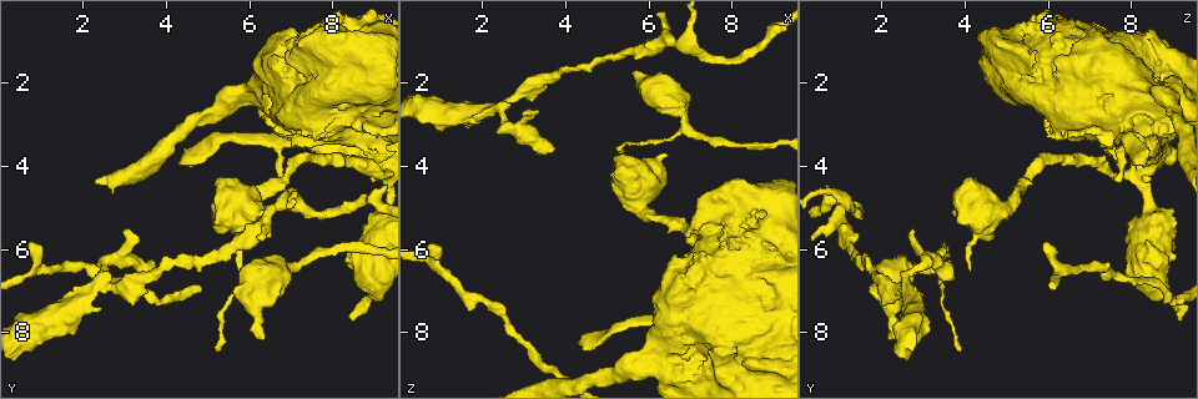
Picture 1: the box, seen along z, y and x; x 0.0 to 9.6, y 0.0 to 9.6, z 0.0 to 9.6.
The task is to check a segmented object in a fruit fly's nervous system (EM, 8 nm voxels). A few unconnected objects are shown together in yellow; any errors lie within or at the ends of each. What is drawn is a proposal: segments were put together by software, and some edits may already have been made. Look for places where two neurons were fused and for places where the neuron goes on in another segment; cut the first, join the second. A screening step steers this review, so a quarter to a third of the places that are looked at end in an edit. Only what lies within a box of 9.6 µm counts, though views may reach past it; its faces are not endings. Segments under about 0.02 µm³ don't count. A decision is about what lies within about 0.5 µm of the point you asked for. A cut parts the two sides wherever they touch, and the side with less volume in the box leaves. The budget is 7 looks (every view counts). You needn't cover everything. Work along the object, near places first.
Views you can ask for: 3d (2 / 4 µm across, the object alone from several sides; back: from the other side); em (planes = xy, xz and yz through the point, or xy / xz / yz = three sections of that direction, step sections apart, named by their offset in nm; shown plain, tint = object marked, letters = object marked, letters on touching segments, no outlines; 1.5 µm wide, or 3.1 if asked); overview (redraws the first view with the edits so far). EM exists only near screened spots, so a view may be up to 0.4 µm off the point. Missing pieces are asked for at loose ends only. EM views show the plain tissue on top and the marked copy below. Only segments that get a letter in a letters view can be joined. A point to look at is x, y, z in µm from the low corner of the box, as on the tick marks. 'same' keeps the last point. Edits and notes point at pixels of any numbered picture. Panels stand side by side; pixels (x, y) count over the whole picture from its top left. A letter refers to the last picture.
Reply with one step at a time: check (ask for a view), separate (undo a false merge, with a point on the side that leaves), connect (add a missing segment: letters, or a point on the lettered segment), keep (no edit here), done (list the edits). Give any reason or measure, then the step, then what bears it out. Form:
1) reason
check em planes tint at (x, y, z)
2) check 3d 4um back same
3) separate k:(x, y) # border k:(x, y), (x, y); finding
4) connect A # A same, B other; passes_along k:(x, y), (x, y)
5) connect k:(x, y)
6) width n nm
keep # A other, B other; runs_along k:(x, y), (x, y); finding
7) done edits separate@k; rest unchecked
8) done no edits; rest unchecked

thick end
check em planes letters at (6.45, 5.00, 3.75)

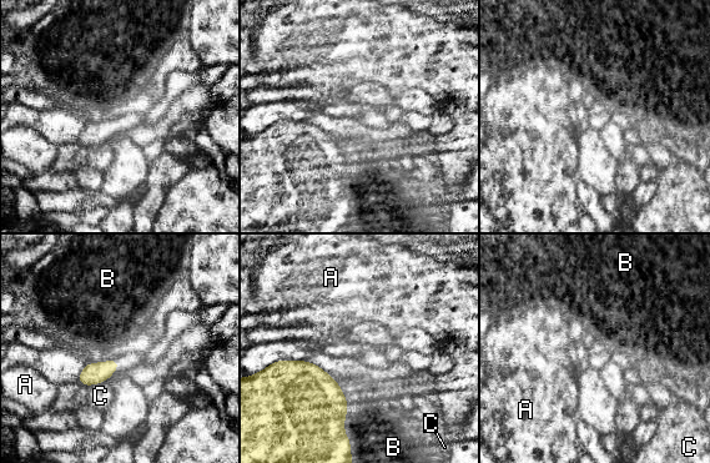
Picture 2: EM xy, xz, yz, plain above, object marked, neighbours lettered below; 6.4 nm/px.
keep # A other, B other, C other; border 2:(110, 376), (91, 386); no lettered segment goes on from it

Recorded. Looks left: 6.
branch stops here
check em planes letters at (8.35, 7.70, 9.15)

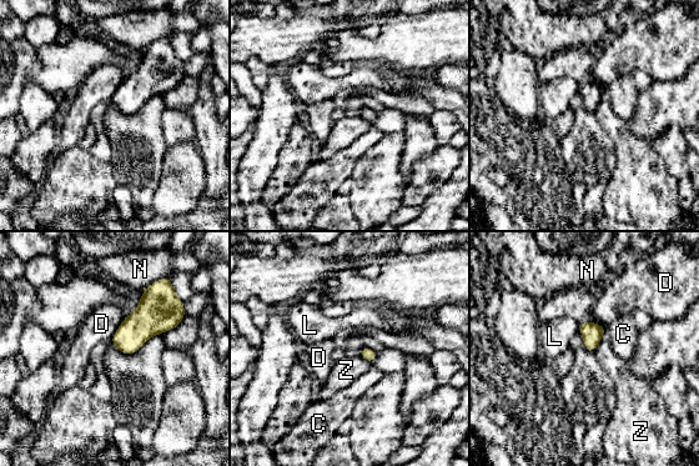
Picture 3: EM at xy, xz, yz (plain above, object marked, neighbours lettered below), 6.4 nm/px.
keep # C other, D other, L other, N other, Z other; border 3:(606, 331), (594, 352); none of them fits

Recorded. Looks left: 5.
branch stops here
check em planes letters at (0.80, 5.90, 5.85)

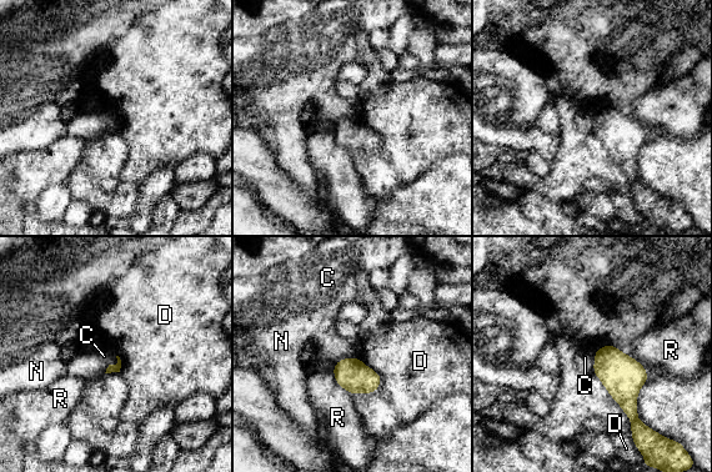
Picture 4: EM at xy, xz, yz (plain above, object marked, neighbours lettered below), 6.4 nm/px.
keep # C other, D other, N other, R other; border 4:(595, 351), (595, 363), (591, 371); no lettered segment goes on from it

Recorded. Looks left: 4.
done no edits; rest unchecked

